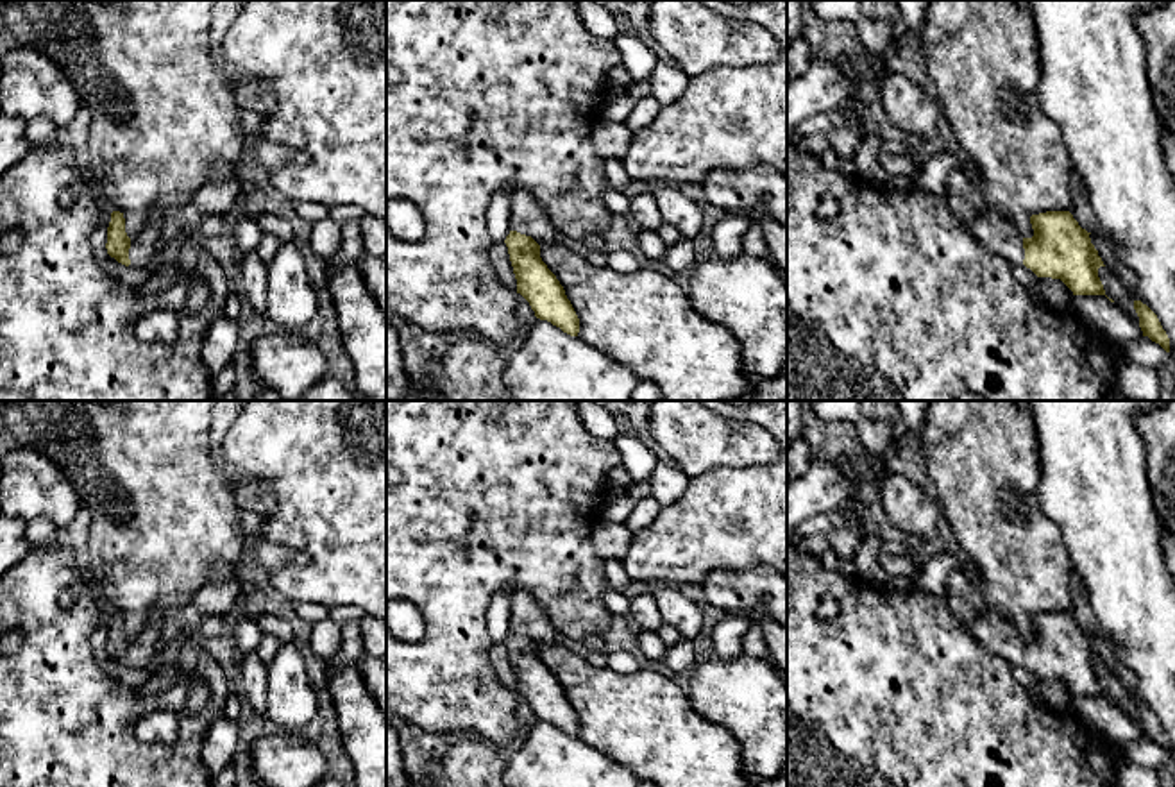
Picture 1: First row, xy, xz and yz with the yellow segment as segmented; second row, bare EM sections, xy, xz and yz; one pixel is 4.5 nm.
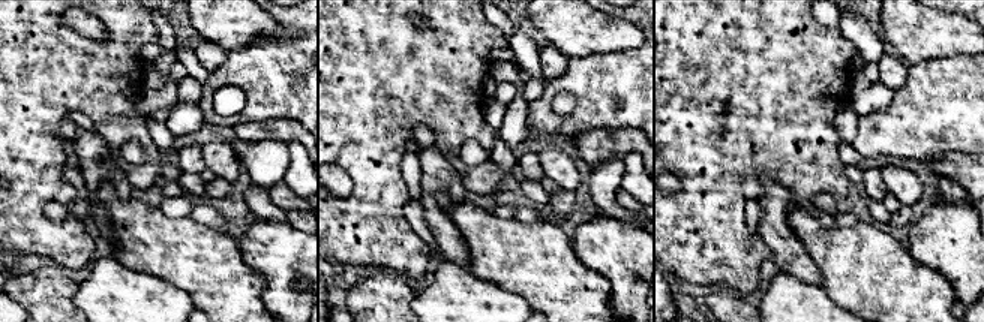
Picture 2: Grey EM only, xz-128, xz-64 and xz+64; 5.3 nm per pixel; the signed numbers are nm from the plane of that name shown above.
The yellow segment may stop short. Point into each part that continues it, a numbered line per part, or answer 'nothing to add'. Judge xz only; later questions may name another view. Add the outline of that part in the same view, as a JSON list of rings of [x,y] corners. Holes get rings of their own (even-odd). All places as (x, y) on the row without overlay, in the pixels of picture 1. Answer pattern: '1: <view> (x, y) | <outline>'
1: xz (528, 617) | [[[528,592],[511,596],[510,630],[531,637],[538,646],[549,646],[560,640],[560,633],[551,624],[542,605]]]

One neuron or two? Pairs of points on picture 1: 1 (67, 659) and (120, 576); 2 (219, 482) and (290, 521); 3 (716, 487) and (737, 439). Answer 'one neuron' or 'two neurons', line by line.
1: two neurons
2: two neurons
3: two neurons

